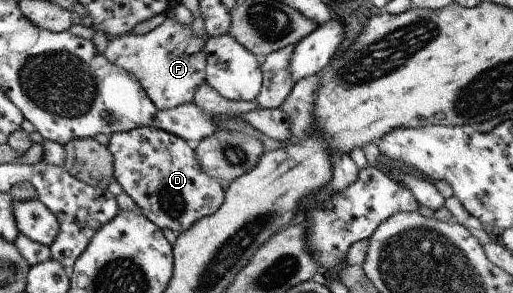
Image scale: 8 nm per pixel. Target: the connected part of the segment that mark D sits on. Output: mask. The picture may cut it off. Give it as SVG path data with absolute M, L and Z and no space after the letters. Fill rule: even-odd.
M137 127L111 134L106 147L113 157L114 181L118 182L123 192L130 195L141 208L142 215L160 229L169 228L177 234L185 232L197 220L213 214L223 204L226 190L223 190L223 185L215 178L209 178L209 175L201 170L201 166L197 164L195 149L191 148L184 138L158 128Z

